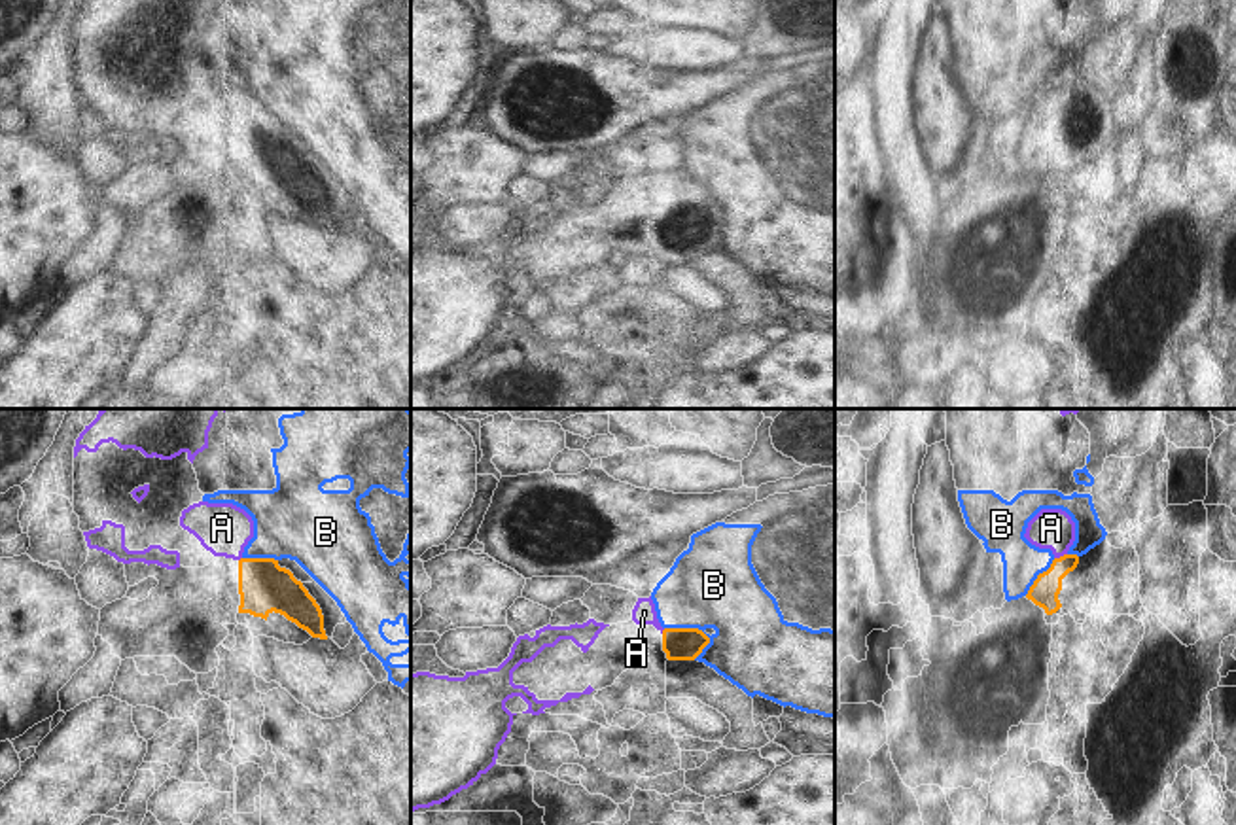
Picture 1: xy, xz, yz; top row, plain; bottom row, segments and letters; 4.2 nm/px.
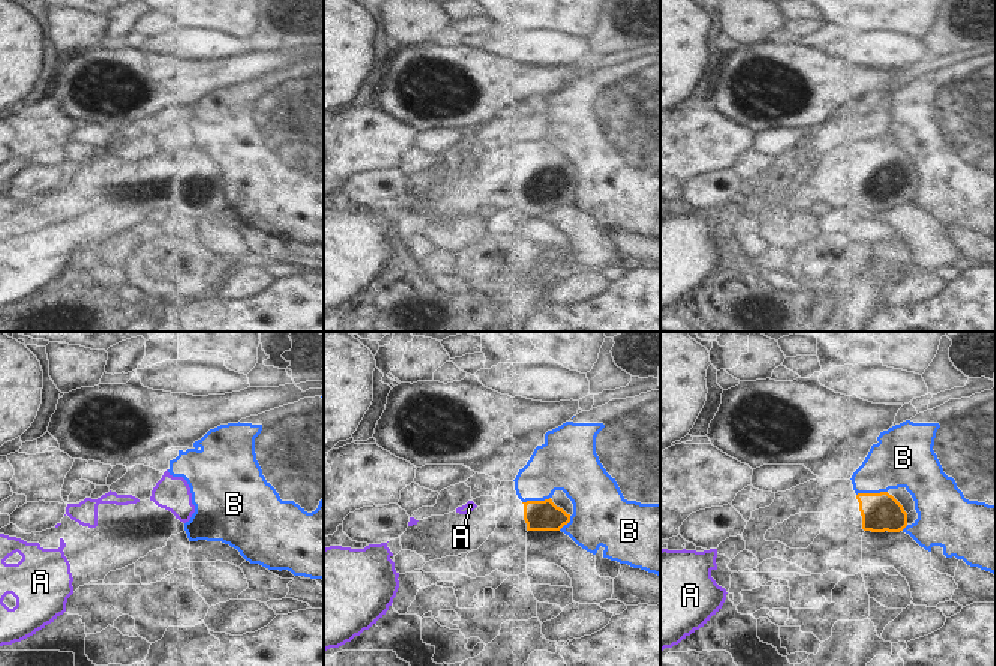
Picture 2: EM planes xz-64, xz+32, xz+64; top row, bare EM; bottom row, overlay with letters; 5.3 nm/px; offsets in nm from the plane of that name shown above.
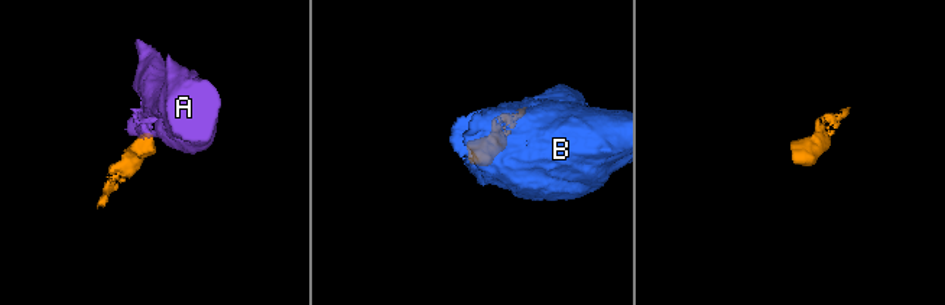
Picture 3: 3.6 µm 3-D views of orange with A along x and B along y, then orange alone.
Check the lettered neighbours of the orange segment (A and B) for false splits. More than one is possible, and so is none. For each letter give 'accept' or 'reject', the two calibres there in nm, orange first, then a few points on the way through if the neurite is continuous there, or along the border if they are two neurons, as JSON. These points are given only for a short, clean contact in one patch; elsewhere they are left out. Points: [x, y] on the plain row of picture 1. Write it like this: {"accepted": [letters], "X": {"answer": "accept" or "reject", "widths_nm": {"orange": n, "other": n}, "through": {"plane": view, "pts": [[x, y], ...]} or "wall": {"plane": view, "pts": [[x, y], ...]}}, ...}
{"accepted": ["A"], "A": {"answer": "accept", "widths_nm": {"orange": 120, "other": 180}, "through": {"plane": "yz", "pts": [[1045, 165], [1060, 142], [1060, 133], [1059, 112], [1051, 105]]}}, "B": {"answer": "reject", "widths_nm": {"orange": 140, "other": 360}, "wall": {"plane": "xz", "pts": [[665, 203], [697, 203], [710, 218]]}}}

